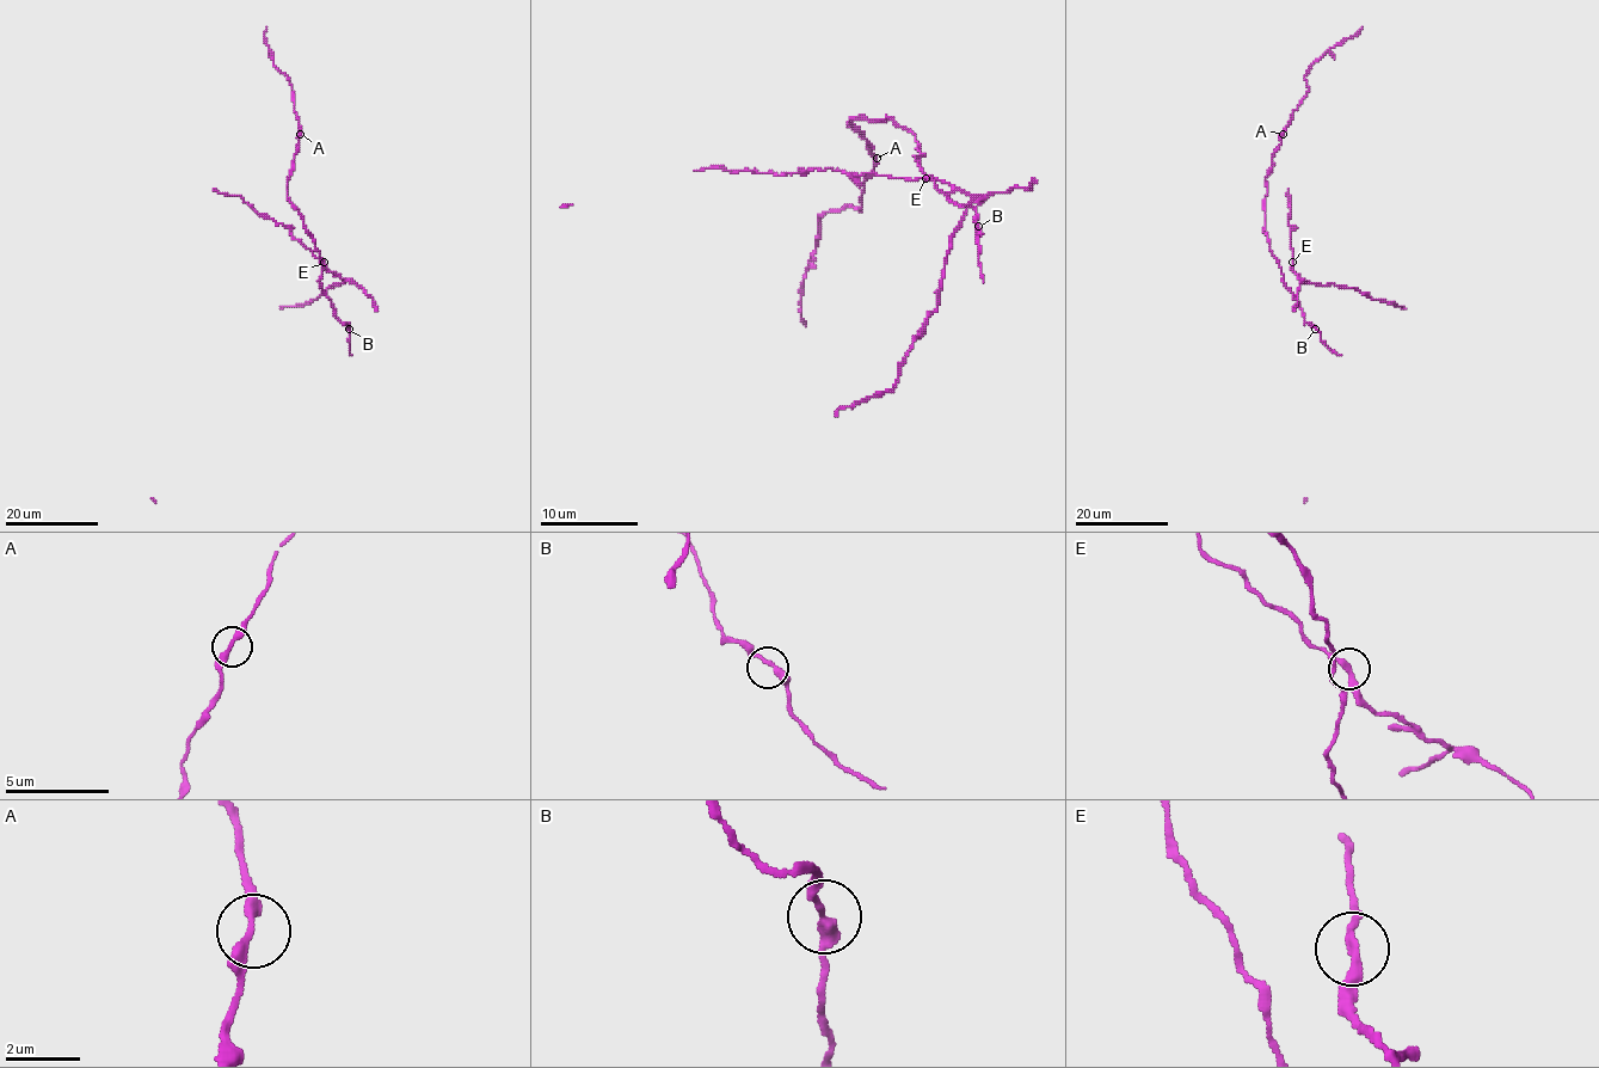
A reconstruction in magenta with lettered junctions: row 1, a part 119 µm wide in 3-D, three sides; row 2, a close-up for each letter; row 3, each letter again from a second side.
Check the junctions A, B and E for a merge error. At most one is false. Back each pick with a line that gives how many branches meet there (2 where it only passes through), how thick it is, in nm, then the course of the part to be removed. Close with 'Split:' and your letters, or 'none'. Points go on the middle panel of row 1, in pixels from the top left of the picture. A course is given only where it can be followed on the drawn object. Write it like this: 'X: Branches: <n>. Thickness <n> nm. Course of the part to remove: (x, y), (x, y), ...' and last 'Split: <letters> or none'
Split: none

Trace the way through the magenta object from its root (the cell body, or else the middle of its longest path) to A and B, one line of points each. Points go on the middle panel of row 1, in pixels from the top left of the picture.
A: (922, 169), (915, 160), (922, 153), (908, 129), (891, 120), (852, 120), (849, 124), (877, 158)
B: (922, 169), (952, 202), (969, 204), (976, 212), (978, 226)

